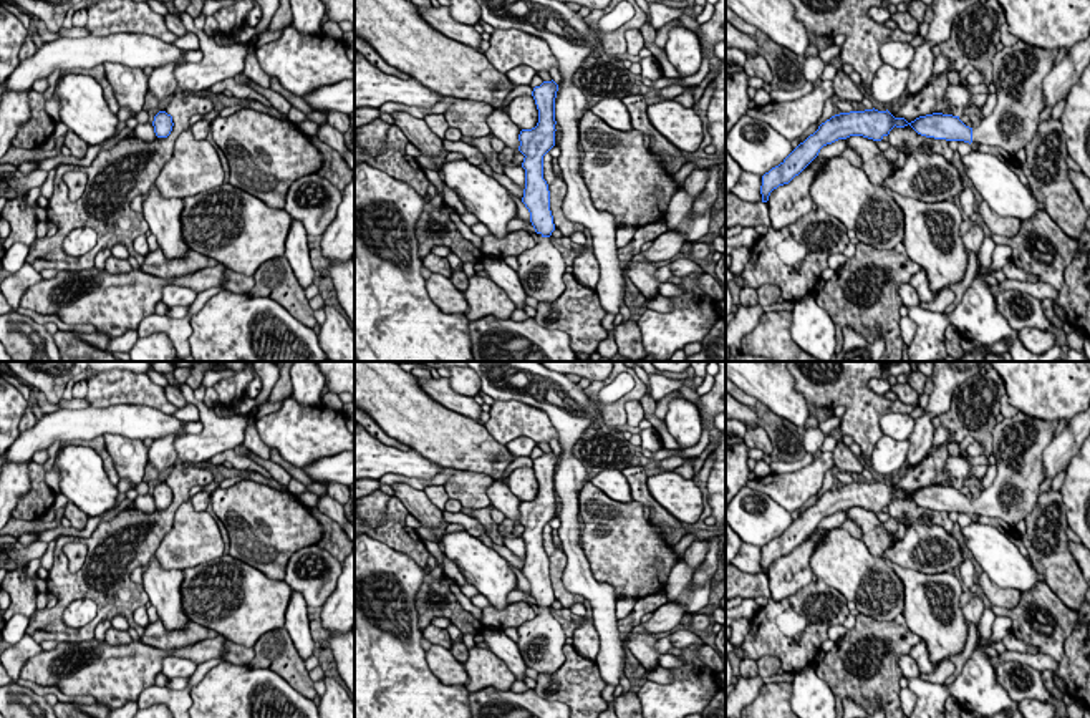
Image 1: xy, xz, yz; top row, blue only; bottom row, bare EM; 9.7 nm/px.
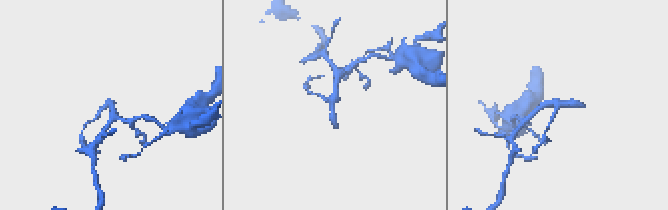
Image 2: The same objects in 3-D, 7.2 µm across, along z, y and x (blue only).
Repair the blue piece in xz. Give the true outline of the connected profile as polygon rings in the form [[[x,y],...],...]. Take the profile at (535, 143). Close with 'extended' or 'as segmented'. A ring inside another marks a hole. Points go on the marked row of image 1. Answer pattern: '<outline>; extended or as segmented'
[[[553,80],[533,88],[532,96],[538,109],[538,123],[518,134],[518,151],[525,156],[522,163],[525,169],[522,202],[530,212],[530,222],[540,240],[518,255],[517,274],[523,292],[540,303],[552,303],[563,294],[563,274],[567,272],[560,250],[550,240],[555,224],[550,211],[548,184],[543,179],[543,156],[555,146],[557,91],[558,85]]]; extended

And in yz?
[[[1020,40],[997,51],[992,58],[997,103],[977,128],[943,113],[919,116],[911,123],[875,108],[835,114],[762,176],[762,202],[769,201],[774,189],[798,176],[823,146],[850,136],[881,141],[895,126],[909,124],[918,134],[934,139],[997,146],[1015,156],[1039,131],[1040,113],[1045,109],[1044,78],[1052,71],[1057,55],[1059,50],[1044,50]]]; extended

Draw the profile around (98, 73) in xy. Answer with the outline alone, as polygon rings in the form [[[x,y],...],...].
[[[98,65],[98,66],[89,68],[89,70],[78,68],[78,70],[70,70],[70,71],[61,71],[61,76],[70,75],[70,73],[80,73],[80,75],[88,75],[88,76],[94,78],[98,81],[98,85],[103,88],[104,101],[108,103],[109,109],[114,114],[118,114],[119,103],[116,101],[116,95],[114,95],[108,78],[106,78],[104,65]]]

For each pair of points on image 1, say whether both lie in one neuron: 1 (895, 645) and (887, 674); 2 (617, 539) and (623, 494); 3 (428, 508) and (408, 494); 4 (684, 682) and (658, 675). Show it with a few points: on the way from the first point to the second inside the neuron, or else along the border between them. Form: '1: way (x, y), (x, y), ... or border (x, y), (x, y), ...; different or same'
1: way (892, 652), (887, 657), (887, 667); same
2: border (588, 481), (618, 501), (631, 501); different
3: way (423, 508), (413, 499); same
4: border (671, 672), (668, 682), (648, 682); different

